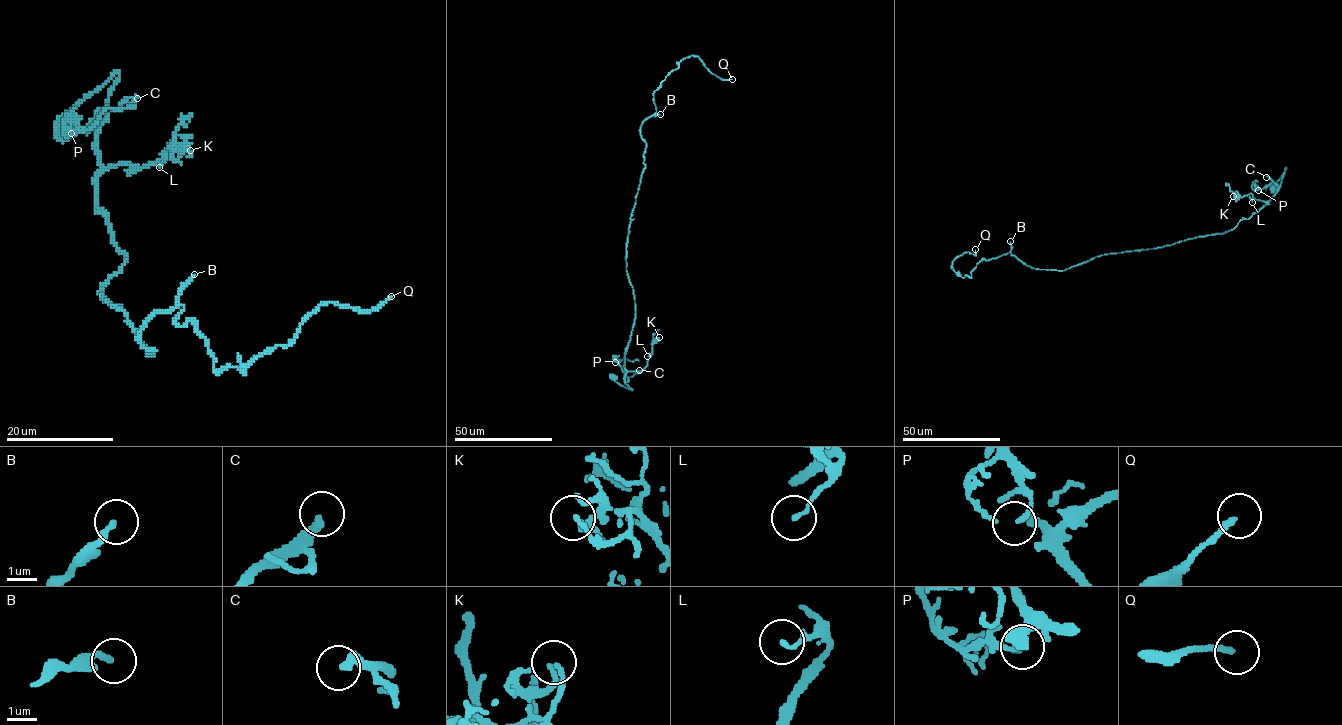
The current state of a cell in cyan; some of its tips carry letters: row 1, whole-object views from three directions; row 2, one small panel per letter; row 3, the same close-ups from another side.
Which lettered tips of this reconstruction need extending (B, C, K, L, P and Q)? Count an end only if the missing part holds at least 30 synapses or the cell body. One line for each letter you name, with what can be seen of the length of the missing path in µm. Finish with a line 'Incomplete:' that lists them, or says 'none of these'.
B: about 140 µm are missing
C: about 20 µm are missing
Q: about 70 µm are missing
Incomplete: B, C, Q

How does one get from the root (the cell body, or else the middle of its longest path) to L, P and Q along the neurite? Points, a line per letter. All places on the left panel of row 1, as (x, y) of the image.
L: (65, 128), (62, 119), (117, 72), (97, 128), (98, 163), (148, 167), (167, 156), (159, 167)
P: (65, 128), (62, 119), (117, 72), (97, 121), (106, 118), (100, 111), (85, 129), (67, 121), (71, 133)
Q: (65, 128), (117, 72), (101, 296), (151, 354), (178, 305), (244, 371), (391, 296)

